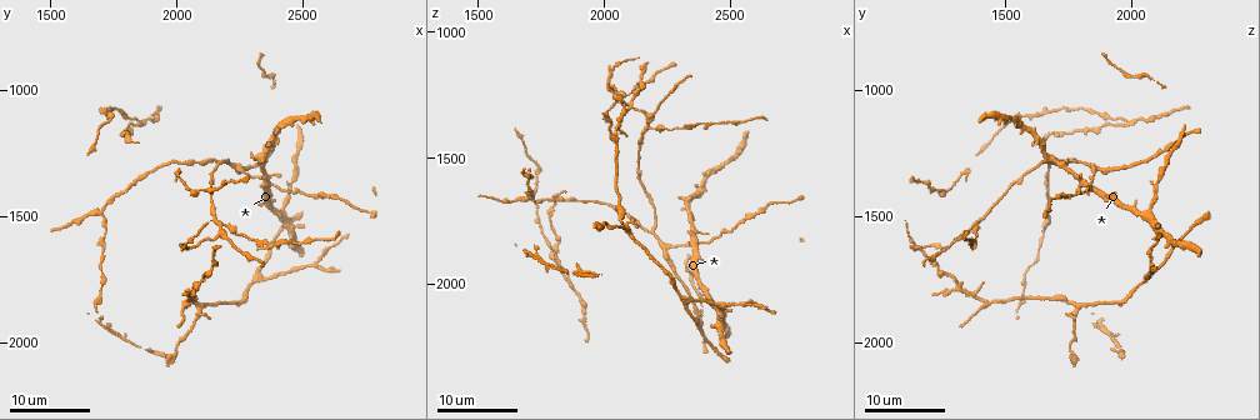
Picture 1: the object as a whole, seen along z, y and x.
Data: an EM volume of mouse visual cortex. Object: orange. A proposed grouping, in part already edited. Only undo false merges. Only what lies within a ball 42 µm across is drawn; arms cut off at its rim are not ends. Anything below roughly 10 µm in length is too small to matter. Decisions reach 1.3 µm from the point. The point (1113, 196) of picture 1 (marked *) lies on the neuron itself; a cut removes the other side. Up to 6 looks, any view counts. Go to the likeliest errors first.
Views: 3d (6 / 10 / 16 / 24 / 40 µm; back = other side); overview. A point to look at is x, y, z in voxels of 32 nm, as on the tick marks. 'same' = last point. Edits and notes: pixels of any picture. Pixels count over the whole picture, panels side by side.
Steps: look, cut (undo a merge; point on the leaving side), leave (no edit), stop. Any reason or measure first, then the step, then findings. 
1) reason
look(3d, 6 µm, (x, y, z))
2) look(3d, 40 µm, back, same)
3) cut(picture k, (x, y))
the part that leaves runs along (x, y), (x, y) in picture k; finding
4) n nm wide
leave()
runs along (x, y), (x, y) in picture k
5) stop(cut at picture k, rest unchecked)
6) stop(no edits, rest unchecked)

look(3d, 16 µm, (2080, 1860, 1780))

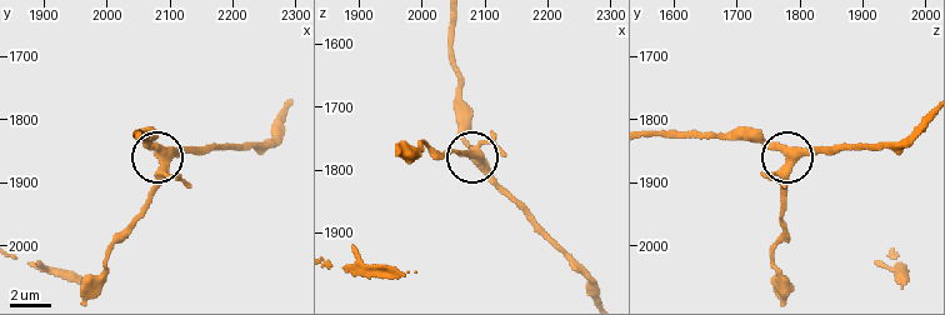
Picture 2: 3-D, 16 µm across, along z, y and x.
look(3d, 10 µm, (2090, 1860, 1775))

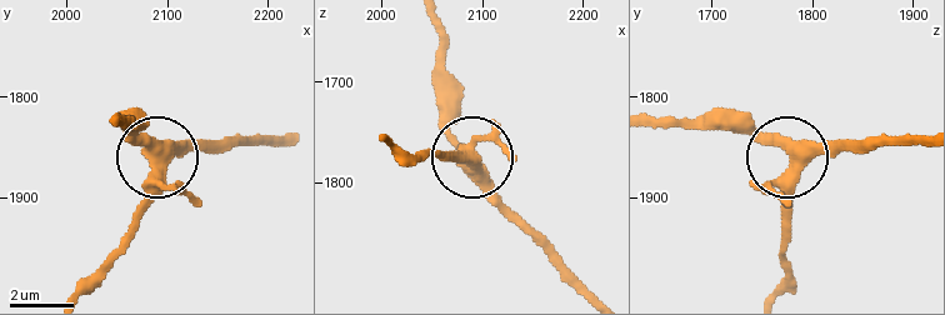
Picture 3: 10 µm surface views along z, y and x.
4 arms
leave()
all the same neuron

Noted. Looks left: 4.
three-way junction
look(3d, 16 µm, (2180, 1530, 1370))

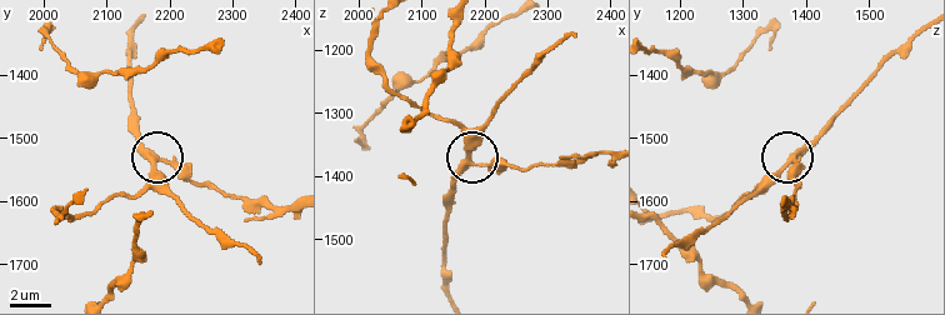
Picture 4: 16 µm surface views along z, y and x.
zoom in
look(3d, 6 µm, (2180, 1530, 1380))

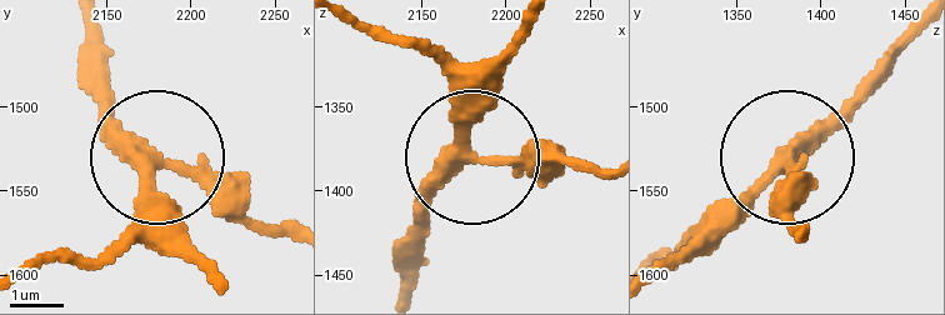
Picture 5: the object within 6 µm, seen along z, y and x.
3 arms
leave()
continuous, no second neuron

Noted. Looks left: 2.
stop(no edits, rest unchecked)

